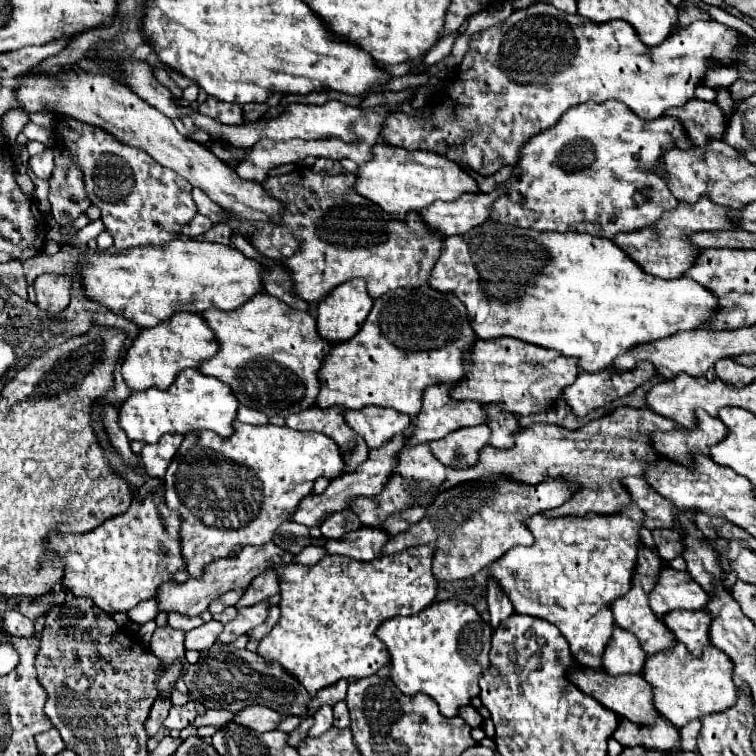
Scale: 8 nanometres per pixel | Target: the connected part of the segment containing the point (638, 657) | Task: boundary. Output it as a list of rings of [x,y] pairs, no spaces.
[[[616,626],[612,640],[602,656],[604,672],[610,676],[642,674],[644,662],[646,662],[646,654],[642,652],[642,648],[638,648],[638,640],[634,640],[630,632]]]

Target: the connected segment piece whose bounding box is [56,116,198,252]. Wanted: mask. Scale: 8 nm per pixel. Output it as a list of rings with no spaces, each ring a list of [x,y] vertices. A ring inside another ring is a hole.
[[[70,116],[56,118],[56,138],[60,146],[68,152],[72,162],[82,170],[84,174],[84,188],[88,200],[100,208],[100,220],[104,222],[104,228],[114,238],[114,248],[118,252],[142,248],[142,246],[164,246],[176,238],[182,236],[182,228],[198,214],[196,204],[192,200],[192,184],[184,178],[180,178],[174,170],[162,168],[150,154],[122,144],[116,140],[110,132],[104,132],[98,126],[80,122]]]

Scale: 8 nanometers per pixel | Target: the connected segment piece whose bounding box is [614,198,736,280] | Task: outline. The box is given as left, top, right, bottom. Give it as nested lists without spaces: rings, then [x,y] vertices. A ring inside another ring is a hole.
[[[710,198],[698,200],[698,204],[682,202],[674,212],[666,212],[666,220],[660,220],[658,224],[654,224],[654,228],[646,228],[642,232],[628,232],[626,236],[616,236],[614,242],[630,258],[634,258],[642,266],[642,270],[658,278],[674,280],[674,278],[682,278],[686,270],[690,270],[696,264],[696,258],[700,256],[700,248],[692,244],[690,236],[700,230],[702,232],[736,230],[734,220],[728,216],[728,206],[714,204]]]

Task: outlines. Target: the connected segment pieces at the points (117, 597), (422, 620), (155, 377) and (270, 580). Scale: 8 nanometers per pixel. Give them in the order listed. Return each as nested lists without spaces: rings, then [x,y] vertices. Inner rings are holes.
[[[146,478],[144,494],[130,508],[106,520],[92,532],[62,534],[50,530],[48,546],[62,556],[64,586],[74,596],[92,598],[104,612],[128,612],[142,600],[154,598],[160,586],[190,578],[180,542],[182,518],[164,502],[164,482]]]
[[[460,600],[432,602],[420,614],[414,614],[414,616],[408,616],[408,618],[396,616],[396,618],[382,622],[376,636],[390,650],[390,656],[392,656],[390,678],[392,678],[392,682],[406,696],[426,694],[432,700],[436,700],[438,706],[440,706],[440,712],[450,718],[450,716],[458,716],[458,710],[462,706],[470,706],[470,700],[480,694],[478,680],[482,678],[482,672],[488,668],[492,628],[480,618],[480,614],[474,610],[474,606],[460,602]]]
[[[180,312],[174,314],[174,320],[170,320],[170,324],[158,324],[154,328],[142,330],[130,346],[120,370],[132,390],[148,390],[154,386],[158,390],[164,390],[170,388],[170,384],[184,368],[198,368],[204,360],[216,356],[218,348],[220,346],[214,340],[214,332],[200,314]]]
[[[266,572],[266,576],[258,576],[258,580],[254,580],[254,584],[250,584],[250,588],[244,590],[244,596],[236,604],[236,608],[252,606],[252,604],[266,600],[266,598],[272,598],[276,594],[280,594],[278,578],[274,576],[274,572]]]

